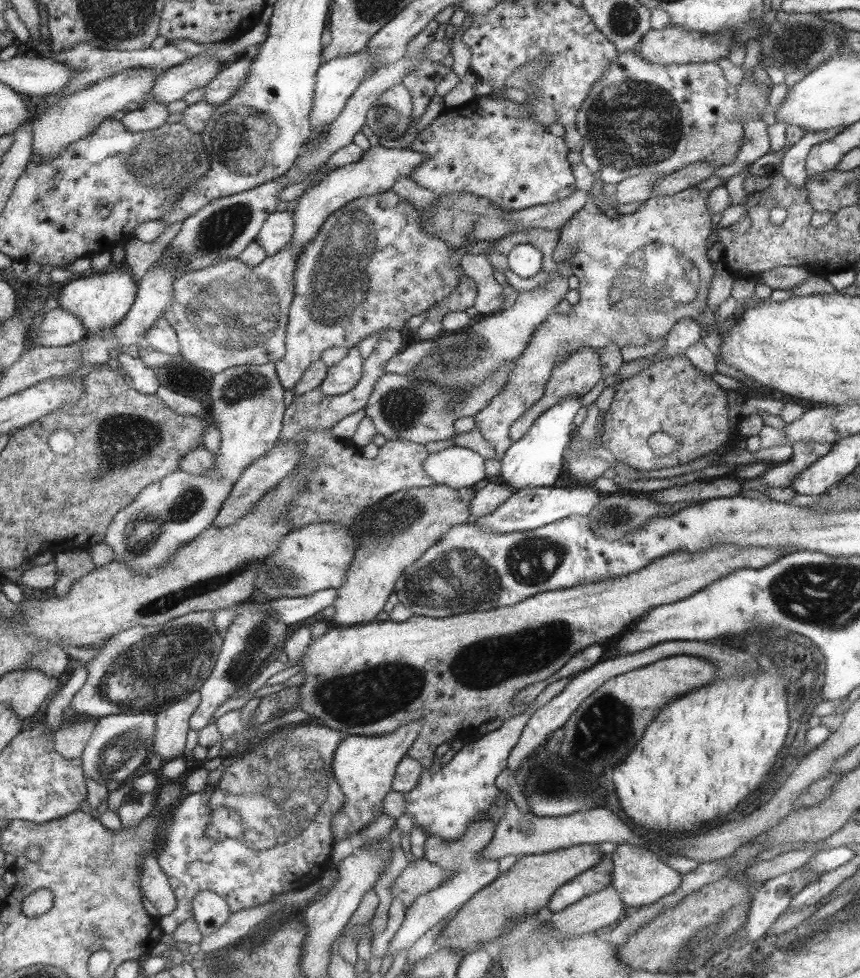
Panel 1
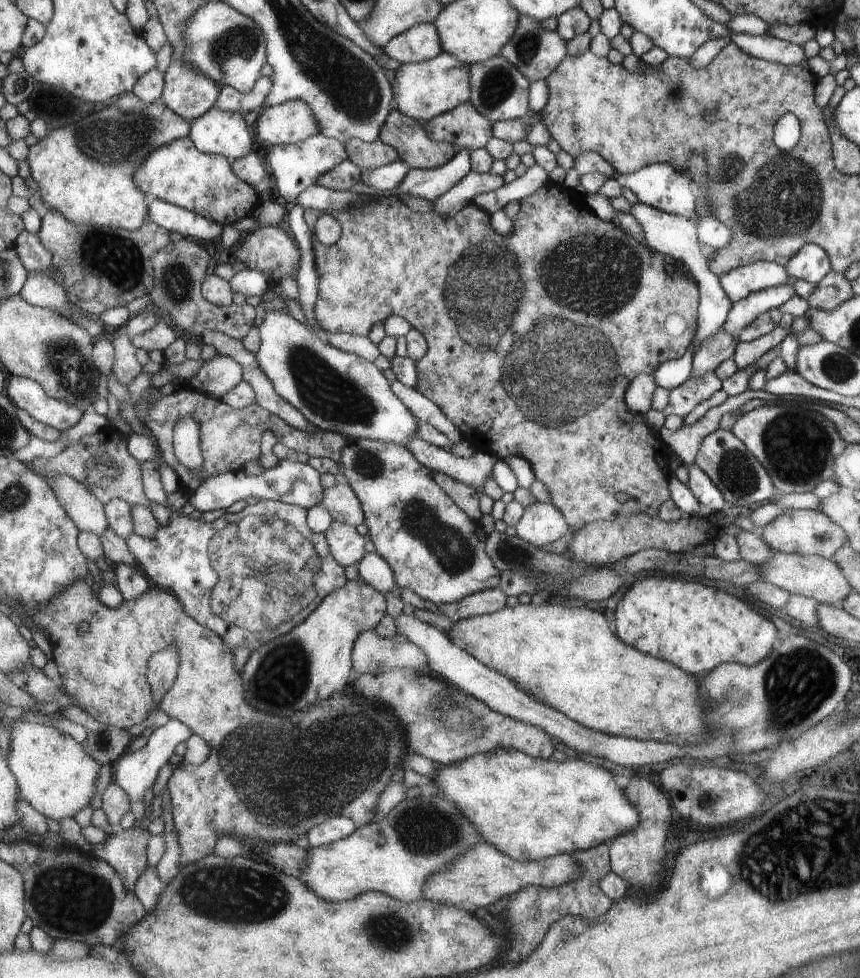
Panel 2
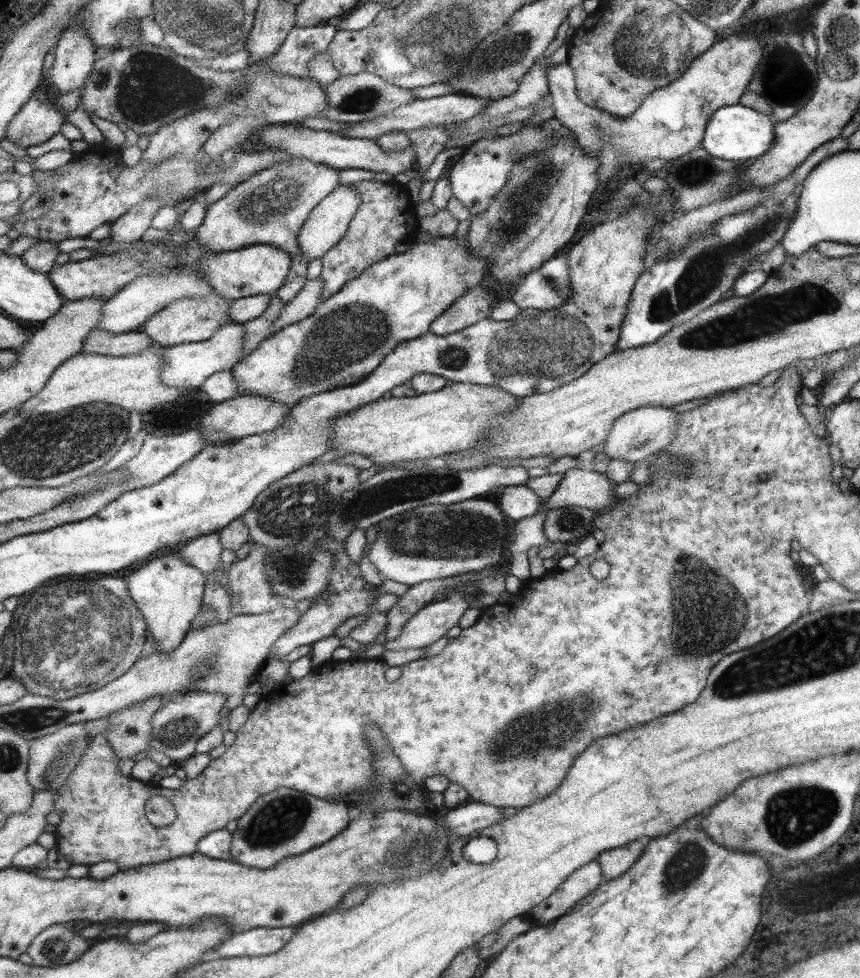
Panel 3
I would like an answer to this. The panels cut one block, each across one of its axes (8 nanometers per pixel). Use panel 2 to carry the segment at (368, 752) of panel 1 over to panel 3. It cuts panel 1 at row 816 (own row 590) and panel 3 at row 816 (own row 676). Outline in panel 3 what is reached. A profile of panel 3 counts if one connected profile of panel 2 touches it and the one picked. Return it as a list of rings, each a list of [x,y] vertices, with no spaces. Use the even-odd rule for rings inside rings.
[[[281,788],[277,792],[269,792],[265,796],[260,796],[252,804],[252,807],[249,808],[249,811],[246,811],[237,820],[237,828],[231,832],[231,860],[234,863],[243,864],[249,868],[265,870],[273,868],[281,859],[303,854],[304,852],[311,851],[312,848],[328,843],[329,840],[333,839],[333,836],[339,835],[349,824],[345,801],[317,800],[317,798],[309,796],[309,794],[295,792],[295,790],[289,790],[289,788]]]

